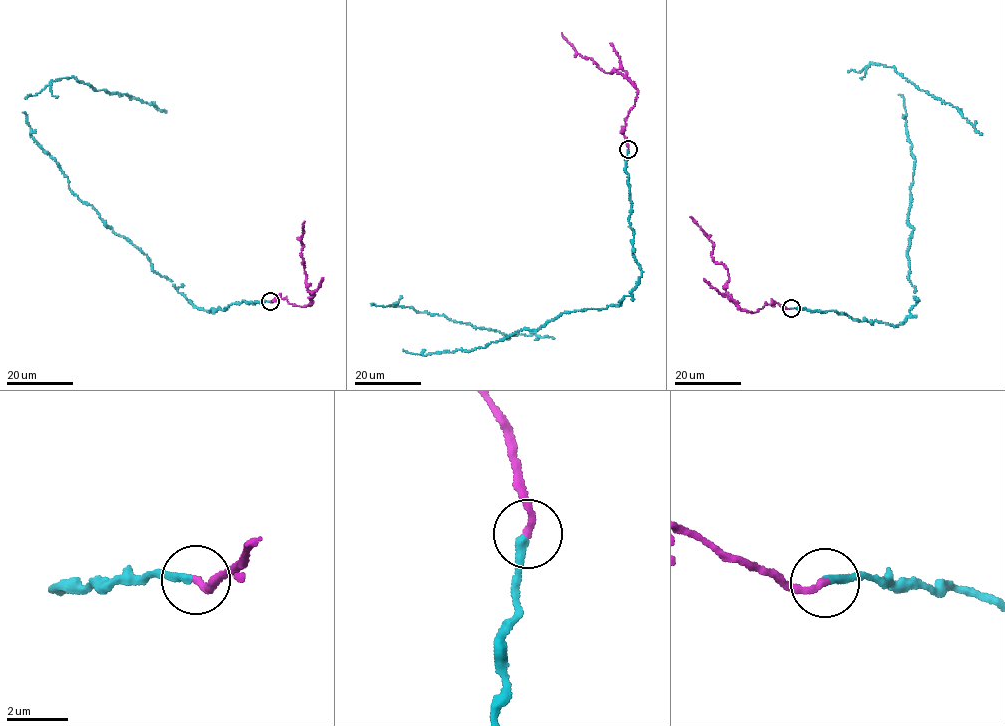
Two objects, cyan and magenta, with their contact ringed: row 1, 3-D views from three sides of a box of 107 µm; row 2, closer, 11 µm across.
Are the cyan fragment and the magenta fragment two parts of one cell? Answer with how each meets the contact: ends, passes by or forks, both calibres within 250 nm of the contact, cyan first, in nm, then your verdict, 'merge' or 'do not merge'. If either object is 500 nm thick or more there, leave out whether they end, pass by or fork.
cyan ends; magenta ends; calibres 280 and 240 nm; do not merge

